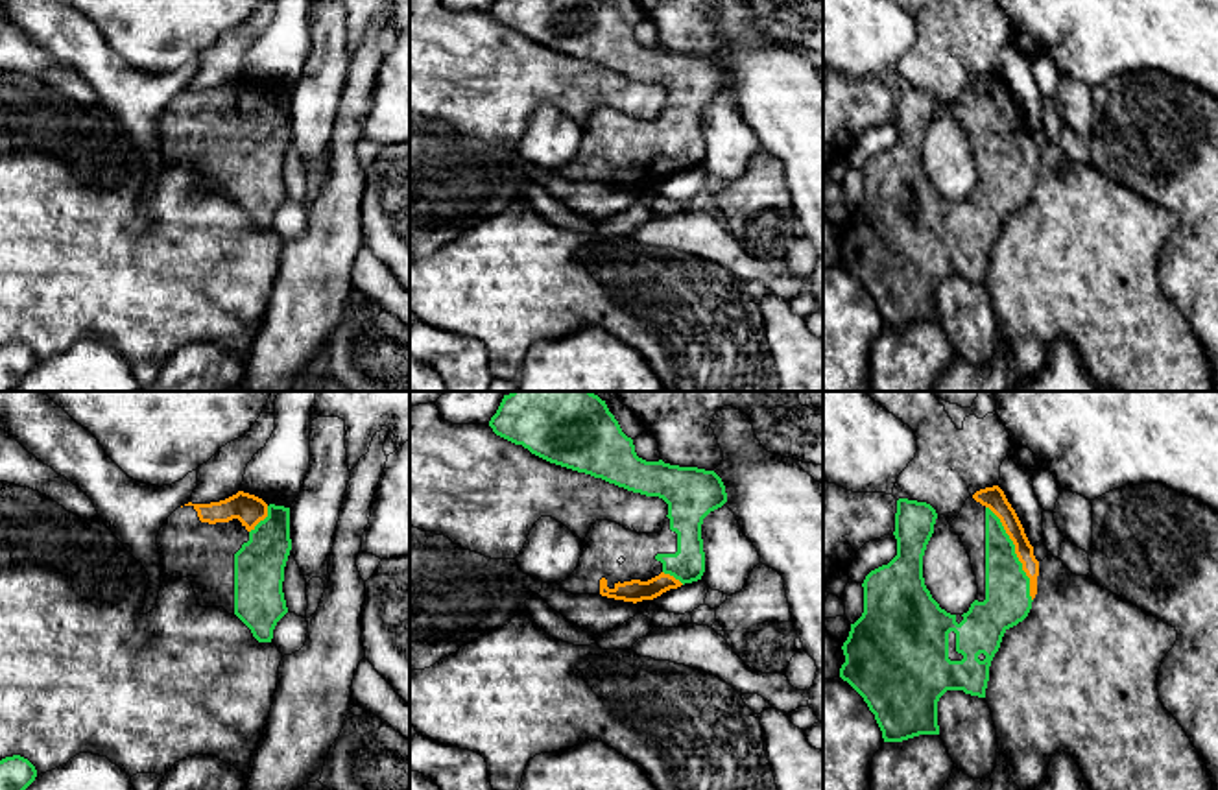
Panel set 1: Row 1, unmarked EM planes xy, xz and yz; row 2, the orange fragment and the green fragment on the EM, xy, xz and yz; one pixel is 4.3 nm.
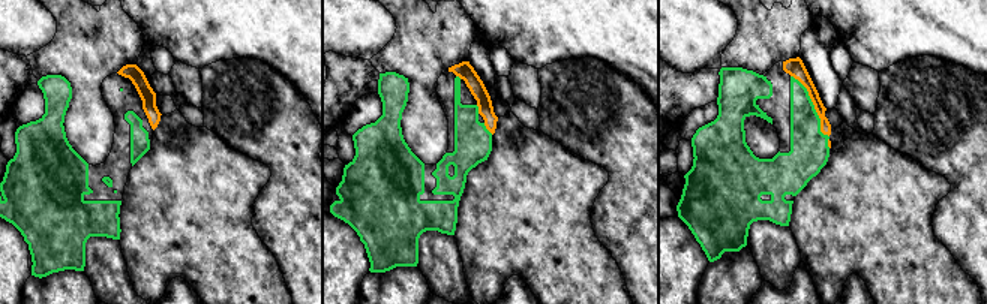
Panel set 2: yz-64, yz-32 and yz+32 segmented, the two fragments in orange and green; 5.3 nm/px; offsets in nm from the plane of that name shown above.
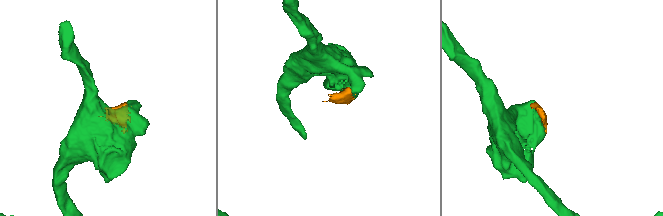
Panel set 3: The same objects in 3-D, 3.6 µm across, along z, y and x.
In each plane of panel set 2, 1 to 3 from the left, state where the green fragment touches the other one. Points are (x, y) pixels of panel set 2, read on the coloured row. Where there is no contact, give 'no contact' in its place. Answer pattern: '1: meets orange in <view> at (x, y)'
1: no contact
2: meets orange in yz-32 at (488, 129)
3: meets orange in yz+32 at (816, 111)

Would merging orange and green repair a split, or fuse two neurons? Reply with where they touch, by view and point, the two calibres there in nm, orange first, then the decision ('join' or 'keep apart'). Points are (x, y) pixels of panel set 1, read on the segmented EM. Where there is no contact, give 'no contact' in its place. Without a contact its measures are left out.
meets orange in yz at (1015, 552); 90 nm thick on the orange side, 200 nm on the other; join

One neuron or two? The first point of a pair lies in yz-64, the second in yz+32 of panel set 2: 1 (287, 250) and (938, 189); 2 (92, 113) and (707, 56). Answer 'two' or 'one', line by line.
1: two
2: two

